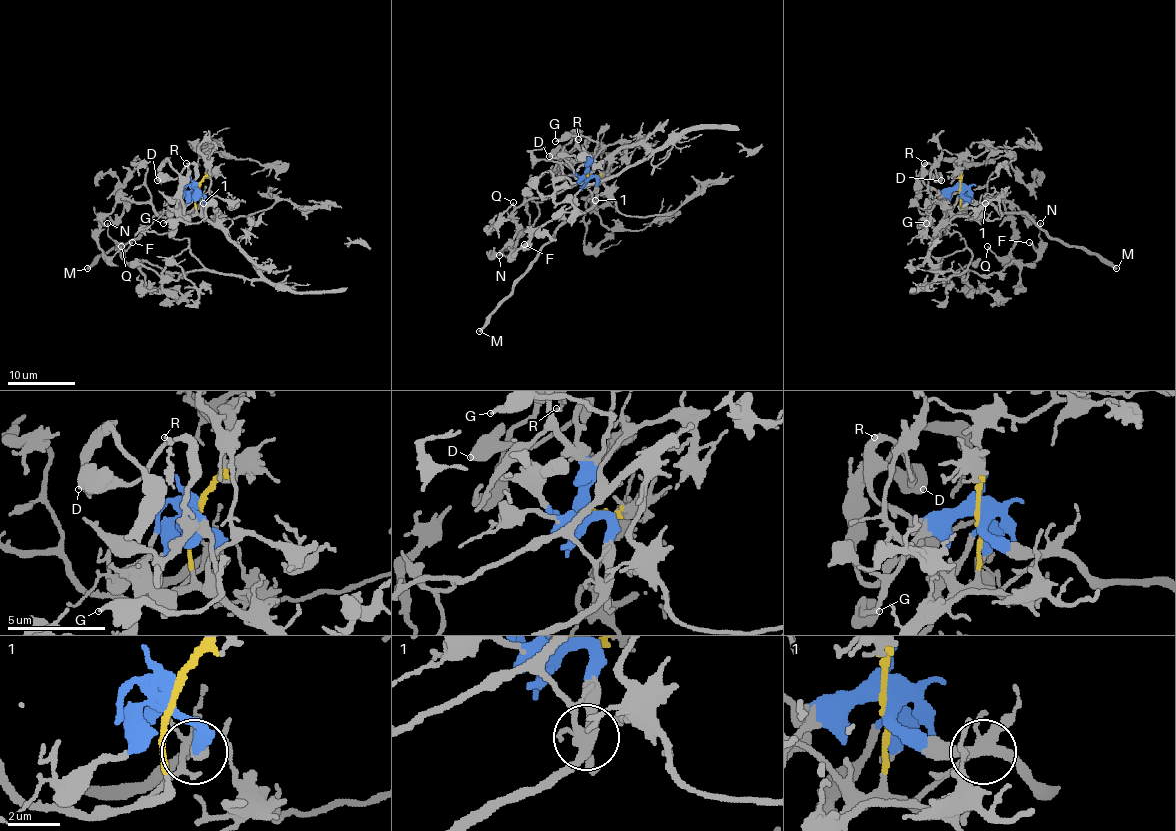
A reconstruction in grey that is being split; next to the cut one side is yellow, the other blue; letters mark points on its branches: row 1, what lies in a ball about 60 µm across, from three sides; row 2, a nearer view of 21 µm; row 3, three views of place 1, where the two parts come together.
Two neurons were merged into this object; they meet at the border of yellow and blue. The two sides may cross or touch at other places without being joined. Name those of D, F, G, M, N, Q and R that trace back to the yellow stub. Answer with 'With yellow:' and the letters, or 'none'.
With yellow: F, N, Q

